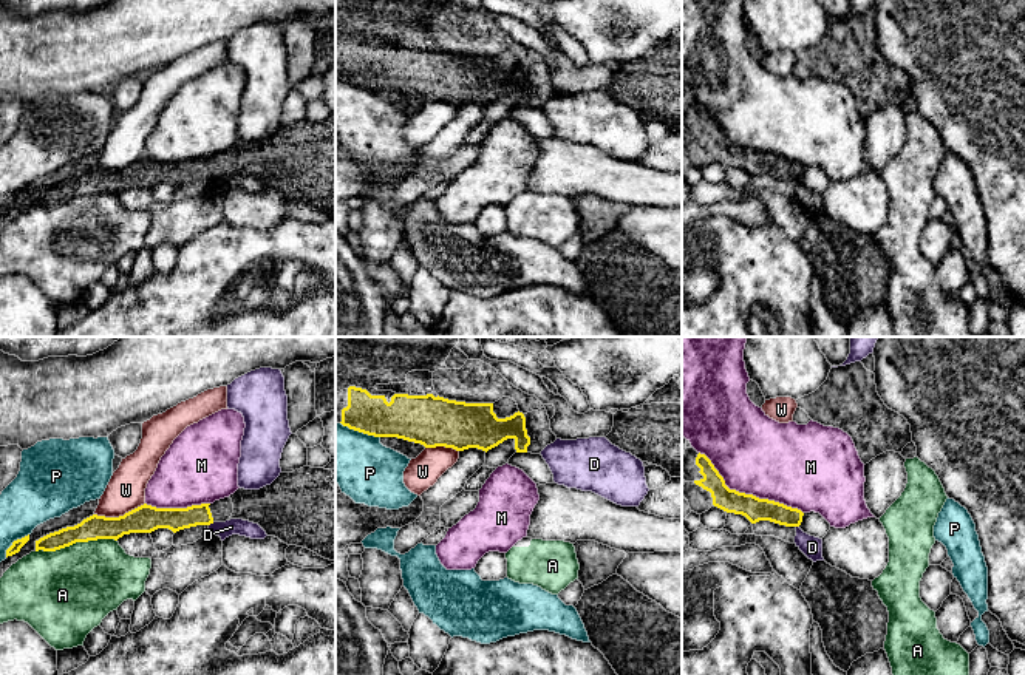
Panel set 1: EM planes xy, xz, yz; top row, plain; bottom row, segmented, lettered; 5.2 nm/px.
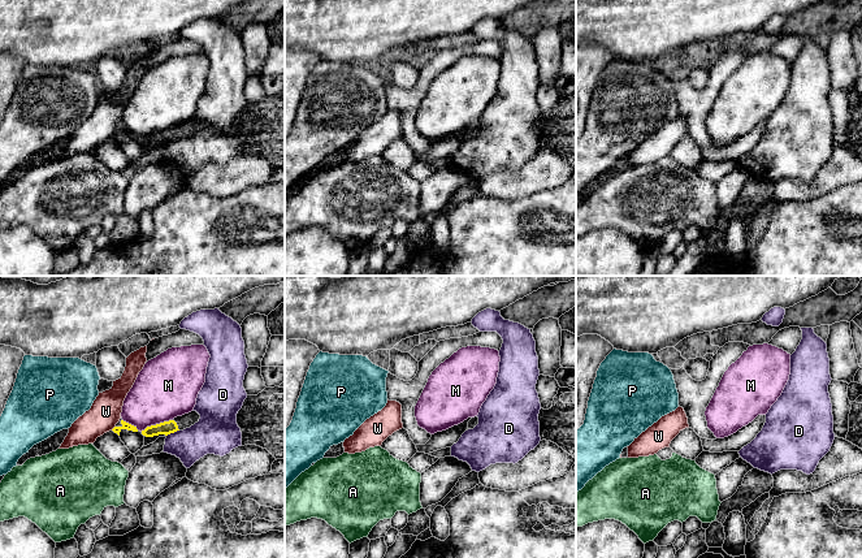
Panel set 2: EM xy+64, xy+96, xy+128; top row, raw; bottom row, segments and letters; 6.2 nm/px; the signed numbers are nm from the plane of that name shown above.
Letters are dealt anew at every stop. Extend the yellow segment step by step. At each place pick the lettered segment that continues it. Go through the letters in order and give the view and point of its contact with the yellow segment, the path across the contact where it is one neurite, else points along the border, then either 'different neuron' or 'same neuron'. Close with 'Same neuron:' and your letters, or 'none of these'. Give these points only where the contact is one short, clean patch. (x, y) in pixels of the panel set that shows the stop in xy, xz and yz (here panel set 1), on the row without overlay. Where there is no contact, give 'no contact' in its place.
A: xy (76, 195) | different neuron
D: xy (211, 176) | along xy (214, 176), (209, 179) | different neuron
M: yz (747, 149) | different neuron
P: xy (13, 196) | different neuron
W: xy (119, 170) | different neuron
Same neuron: none of these

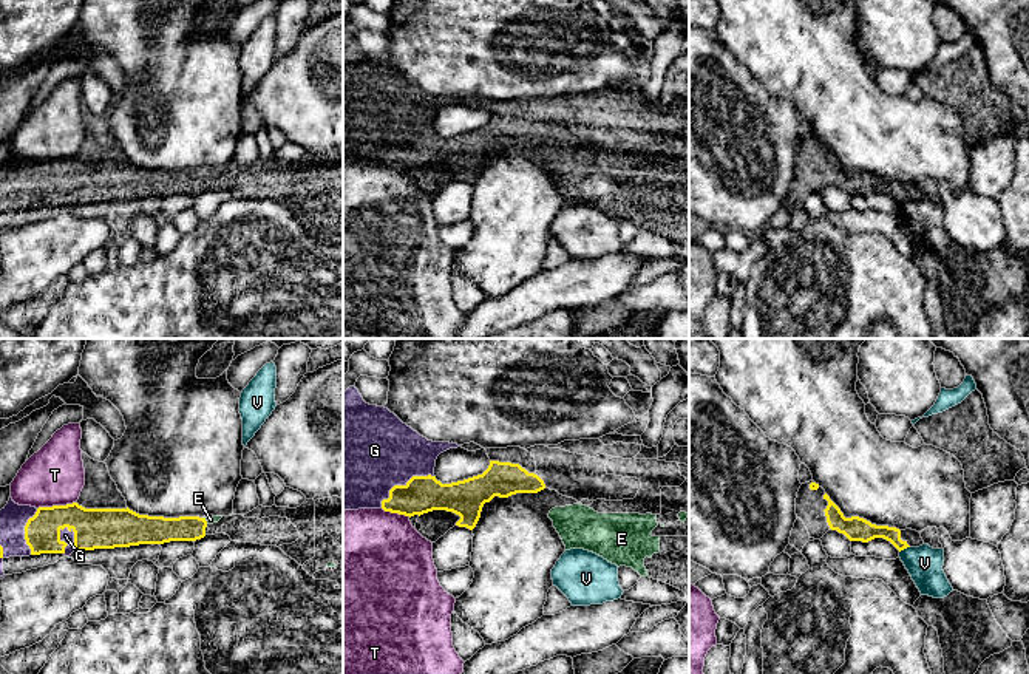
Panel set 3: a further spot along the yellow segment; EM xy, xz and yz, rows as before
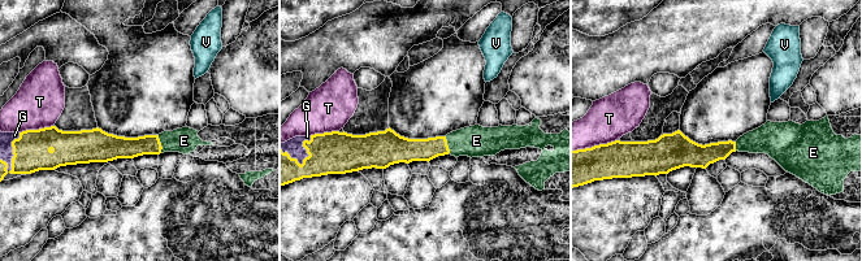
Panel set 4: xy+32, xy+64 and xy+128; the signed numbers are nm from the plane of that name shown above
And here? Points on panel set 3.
E: xy (206, 175) | across xy (159, 183), (190, 183), (206, 175), (210, 173) | same neuron
G: xz (402, 139) | same neuron
T: xy (56, 159) | different neuron
V: yz (904, 201) | along yz (909, 200), (899, 206) | different neuron
Same neuron: E, G

